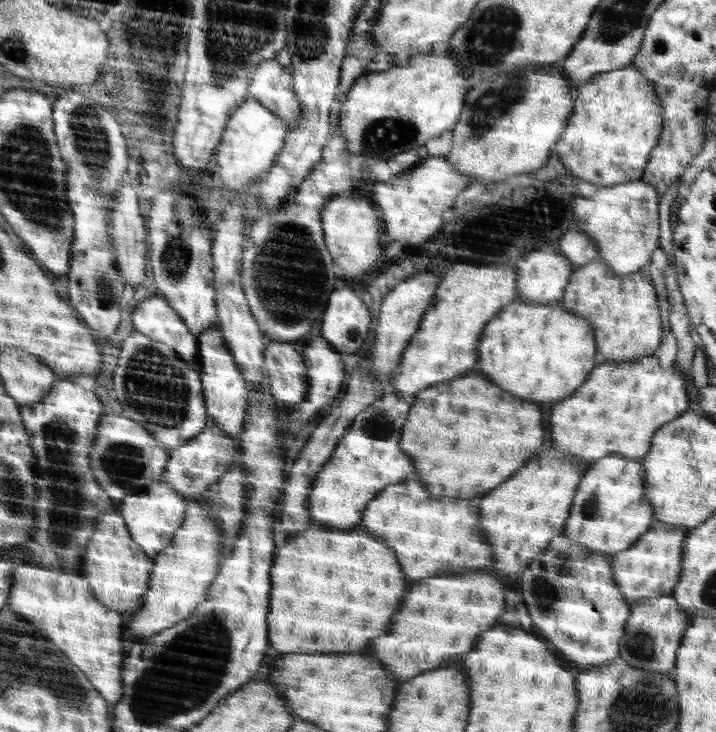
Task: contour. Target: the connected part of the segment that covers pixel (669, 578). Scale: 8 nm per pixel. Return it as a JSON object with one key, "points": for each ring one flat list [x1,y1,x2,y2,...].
{"points":[[654,520,652,526,633,547,612,556,617,584,632,606,642,599,671,594,685,572,685,543,691,529]]}

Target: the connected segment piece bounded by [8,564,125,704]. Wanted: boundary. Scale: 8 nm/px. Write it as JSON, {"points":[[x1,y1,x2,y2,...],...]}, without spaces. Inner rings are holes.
{"points":[[24,564,18,567,18,576,13,586,12,599,9,600,9,608,16,613,28,616,34,623,34,627,40,631,44,631,52,640,58,640,58,648,62,648,62,652,66,652,66,656,74,664,78,664,78,668,82,668,82,672,86,672,86,676,90,676,90,680,94,680,94,686,98,688,98,692,102,692,102,696,106,697,112,704,120,702,123,698,125,687,124,678,122,677,122,616,113,609,106,608,96,596,92,596,93,589,88,586,83,578,70,578,70,575,60,576,60,574,41,567,38,564]]}

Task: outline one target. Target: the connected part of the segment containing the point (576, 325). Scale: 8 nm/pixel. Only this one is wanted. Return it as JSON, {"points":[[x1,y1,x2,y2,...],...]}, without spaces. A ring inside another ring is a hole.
{"points":[[514,300,486,324,484,335,480,340,480,368,473,371,485,373,494,384,502,385,506,392,514,392,514,396,524,400,538,400,538,402,552,402,572,396,581,387,597,366,598,344,592,324,584,316,569,312,564,301,546,304,534,304]]}

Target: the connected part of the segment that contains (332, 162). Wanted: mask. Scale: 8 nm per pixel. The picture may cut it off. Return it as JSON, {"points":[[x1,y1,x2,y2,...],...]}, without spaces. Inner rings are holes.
{"points":[[340,116,332,117,333,131,330,132,330,141,324,145,322,160,315,165,311,173,304,179,297,193,285,200,283,206,257,218,252,224,251,235,244,240,241,260,240,278,250,312,262,332,270,341,292,342,300,336,308,336,306,332,312,328,314,320,323,316,326,310,326,302,330,292,334,292,336,276,332,272,332,258,325,244,324,228,322,223,322,210,327,202,338,196,342,191,354,191,350,188,352,174,348,166,349,142,340,128]]}

